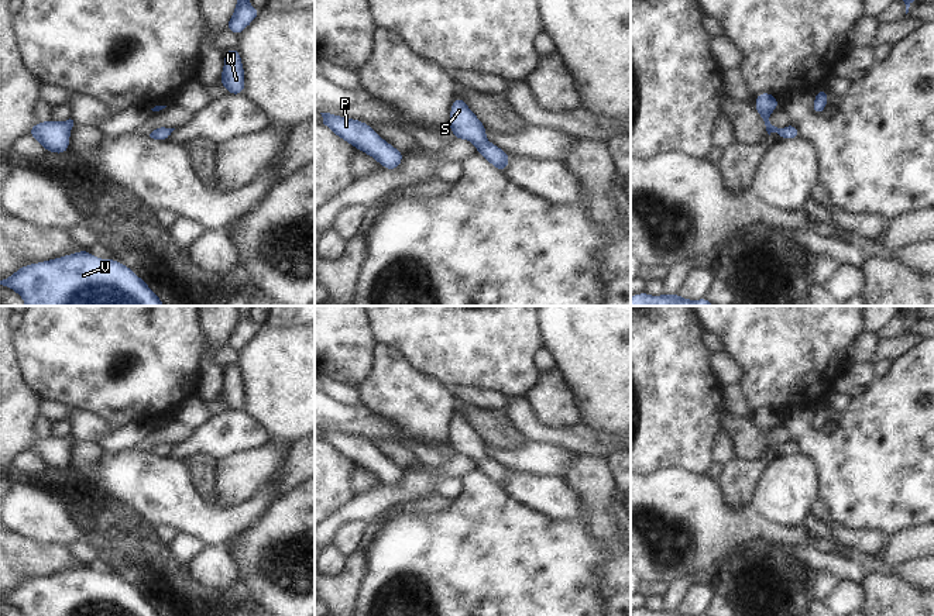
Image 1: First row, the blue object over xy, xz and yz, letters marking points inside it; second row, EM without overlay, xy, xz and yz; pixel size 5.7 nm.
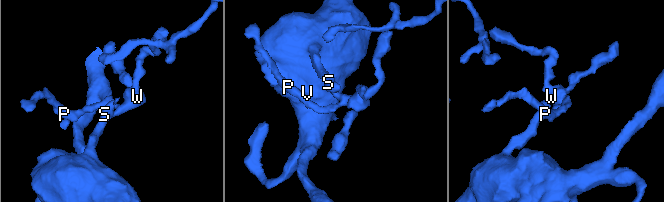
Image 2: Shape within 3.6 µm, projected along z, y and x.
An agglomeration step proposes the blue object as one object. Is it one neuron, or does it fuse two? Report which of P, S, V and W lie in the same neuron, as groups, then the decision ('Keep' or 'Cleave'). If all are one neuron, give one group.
Groups: P S V W. Keep

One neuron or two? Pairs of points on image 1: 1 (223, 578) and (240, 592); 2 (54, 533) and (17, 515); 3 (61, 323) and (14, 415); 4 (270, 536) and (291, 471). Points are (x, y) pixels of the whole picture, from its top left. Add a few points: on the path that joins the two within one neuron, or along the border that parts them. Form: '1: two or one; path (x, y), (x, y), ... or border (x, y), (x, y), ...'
1: two; border (237, 567), (237, 580), (227, 588), (217, 591)
2: one; path (45, 525), (35, 515), (26, 515)
3: two; border (16, 355), (23, 379), (40, 398)
4: two; border (299, 482), (277, 498)

